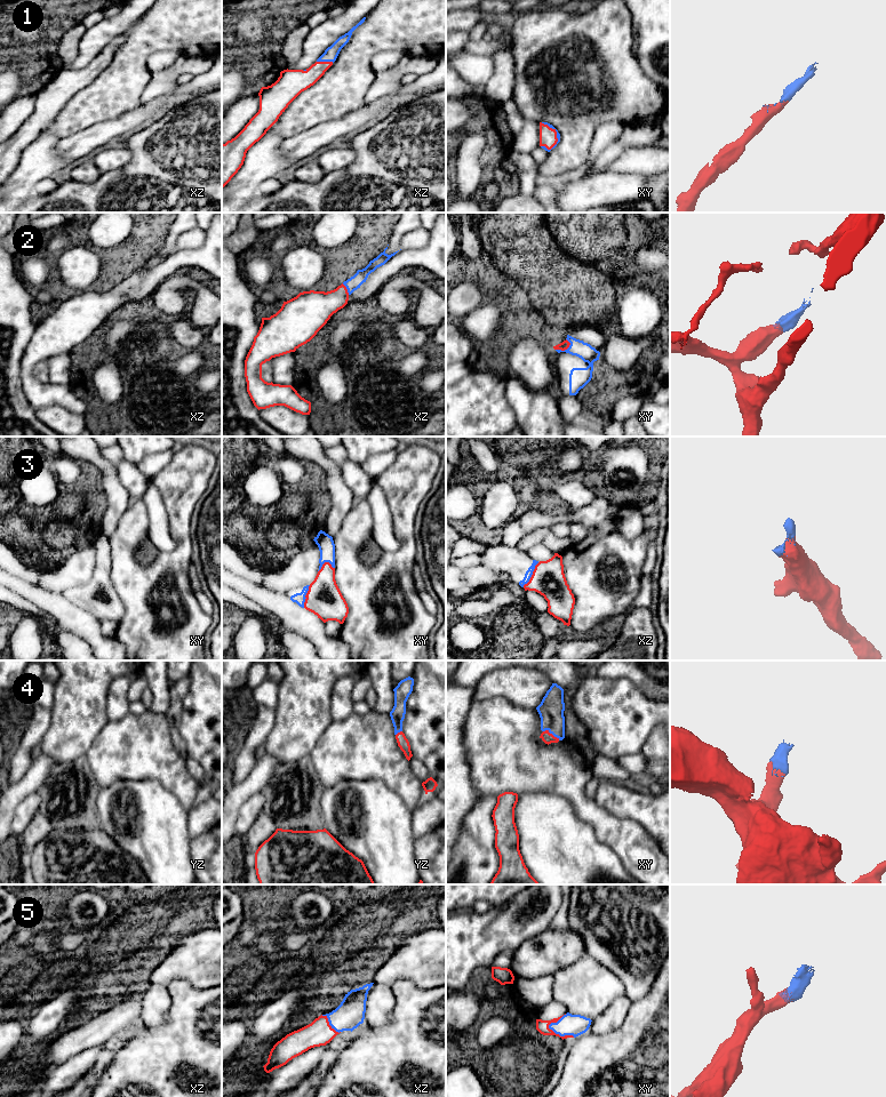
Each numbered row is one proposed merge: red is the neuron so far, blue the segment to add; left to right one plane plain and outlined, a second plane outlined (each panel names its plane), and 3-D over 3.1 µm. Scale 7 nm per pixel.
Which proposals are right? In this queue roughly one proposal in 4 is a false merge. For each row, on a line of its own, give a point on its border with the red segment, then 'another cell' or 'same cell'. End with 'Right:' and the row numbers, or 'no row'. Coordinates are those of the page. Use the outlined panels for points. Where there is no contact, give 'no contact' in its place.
1: meets red in xy at (556, 134); same cell
2: meets red in xy at (564, 350); same cell
3: meets red in xz at (532, 575); same cell
4: meets red in xy at (551, 734); same cell
5: meets red in xy at (559, 1035); same cell
Right: 1, 2, 3, 4, 5

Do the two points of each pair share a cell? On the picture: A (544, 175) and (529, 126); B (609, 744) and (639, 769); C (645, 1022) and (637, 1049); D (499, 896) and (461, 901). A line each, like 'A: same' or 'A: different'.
A: different
B: different
C: same
D: same

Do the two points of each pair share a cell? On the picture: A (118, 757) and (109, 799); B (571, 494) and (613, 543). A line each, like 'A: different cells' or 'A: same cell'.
A: different cells
B: different cells

